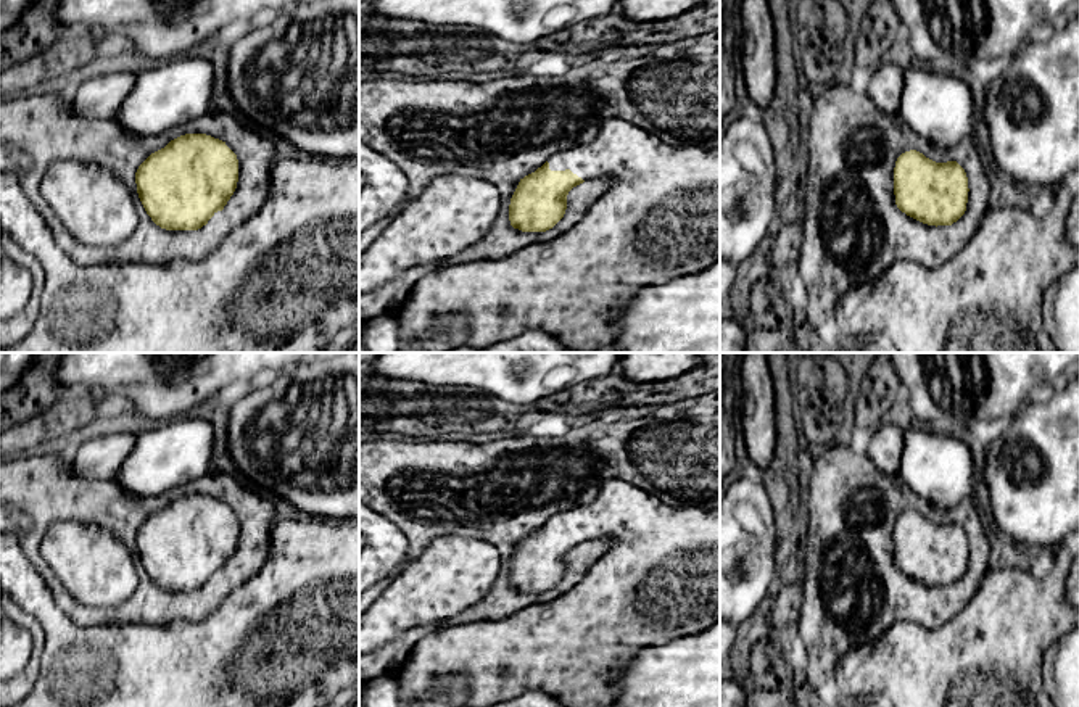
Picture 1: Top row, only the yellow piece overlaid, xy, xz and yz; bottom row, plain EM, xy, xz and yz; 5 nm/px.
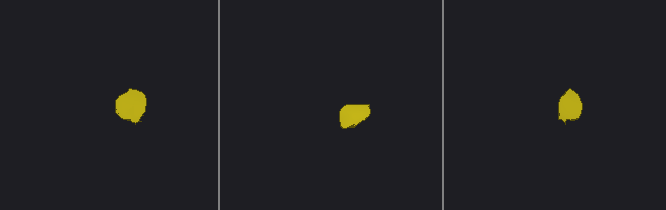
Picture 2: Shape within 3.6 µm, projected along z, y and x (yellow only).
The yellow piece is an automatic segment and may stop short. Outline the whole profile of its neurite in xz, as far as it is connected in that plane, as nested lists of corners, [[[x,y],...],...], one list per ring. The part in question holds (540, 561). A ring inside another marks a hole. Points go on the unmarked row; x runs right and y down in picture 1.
[[[618,478],[606,480],[591,502],[554,514],[541,528],[520,540],[509,565],[511,586],[522,593],[546,593],[552,589],[565,575],[568,552],[593,540],[610,540],[612,548],[588,568],[580,583],[564,594],[549,602],[530,604],[498,622],[472,622],[465,625],[443,626],[424,636],[415,644],[406,662],[393,673],[398,697],[406,701],[432,699],[440,688],[441,676],[465,676],[469,686],[467,705],[470,707],[491,707],[502,701],[511,701],[527,691],[543,691],[556,697],[565,707],[610,707],[617,696],[617,683],[622,672],[641,649],[665,644],[675,638],[701,633],[720,622],[720,511],[705,511],[694,506],[673,507],[662,502],[655,494]]]

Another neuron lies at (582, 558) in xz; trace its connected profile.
[[[593,540],[573,548],[567,556],[567,570],[564,578],[546,593],[554,599],[573,588],[585,578],[588,568],[610,548],[610,540]]]

